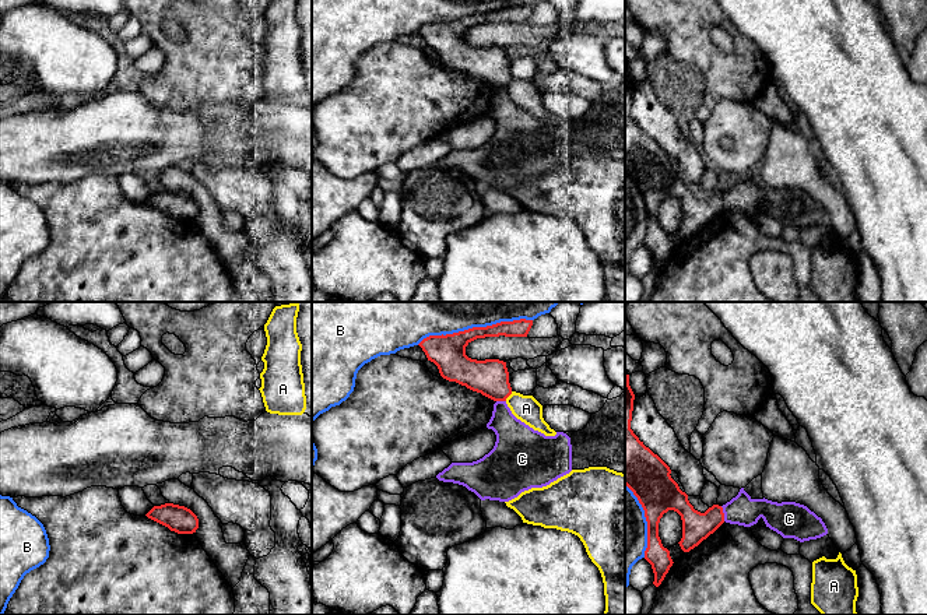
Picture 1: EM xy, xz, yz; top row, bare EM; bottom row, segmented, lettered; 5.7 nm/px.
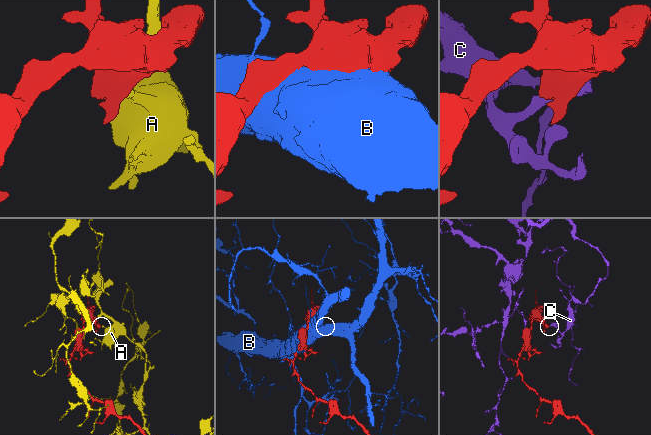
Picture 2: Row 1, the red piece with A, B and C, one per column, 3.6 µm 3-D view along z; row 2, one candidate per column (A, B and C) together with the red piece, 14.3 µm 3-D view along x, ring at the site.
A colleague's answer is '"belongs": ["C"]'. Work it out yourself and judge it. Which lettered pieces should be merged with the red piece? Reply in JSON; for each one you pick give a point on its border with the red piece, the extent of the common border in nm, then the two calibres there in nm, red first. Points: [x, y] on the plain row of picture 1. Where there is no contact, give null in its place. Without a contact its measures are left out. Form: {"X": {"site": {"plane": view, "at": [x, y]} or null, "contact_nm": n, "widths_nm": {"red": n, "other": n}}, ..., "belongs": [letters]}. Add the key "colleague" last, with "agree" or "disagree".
{"belongs": [], "colleague": "disagree"}

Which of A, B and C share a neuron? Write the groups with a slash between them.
A / B / C

